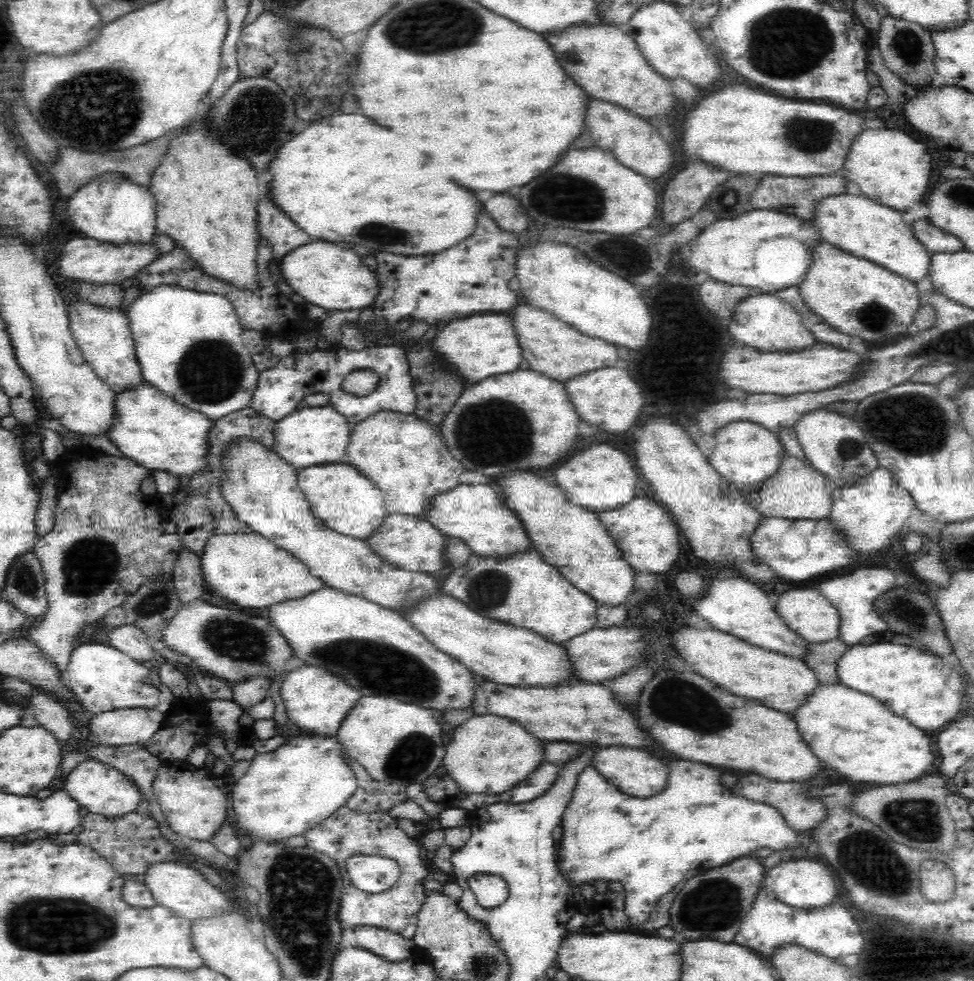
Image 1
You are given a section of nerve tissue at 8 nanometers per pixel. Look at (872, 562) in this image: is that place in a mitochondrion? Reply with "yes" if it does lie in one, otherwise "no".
no

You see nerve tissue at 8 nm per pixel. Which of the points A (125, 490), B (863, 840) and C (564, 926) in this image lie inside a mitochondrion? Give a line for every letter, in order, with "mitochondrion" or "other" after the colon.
A: other
B: mitochondrion
C: other

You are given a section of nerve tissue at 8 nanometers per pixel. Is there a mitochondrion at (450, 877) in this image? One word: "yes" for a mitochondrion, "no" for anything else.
no

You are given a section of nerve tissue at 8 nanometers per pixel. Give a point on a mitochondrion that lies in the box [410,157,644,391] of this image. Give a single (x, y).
(593, 198)

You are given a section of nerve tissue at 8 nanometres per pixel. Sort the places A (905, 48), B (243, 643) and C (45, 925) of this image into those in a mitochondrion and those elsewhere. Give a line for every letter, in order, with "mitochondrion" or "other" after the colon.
A: mitochondrion
B: mitochondrion
C: mitochondrion

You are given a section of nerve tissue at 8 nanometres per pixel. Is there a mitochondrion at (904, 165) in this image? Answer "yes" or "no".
no

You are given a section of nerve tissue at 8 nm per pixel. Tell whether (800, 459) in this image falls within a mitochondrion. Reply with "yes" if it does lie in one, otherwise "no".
no

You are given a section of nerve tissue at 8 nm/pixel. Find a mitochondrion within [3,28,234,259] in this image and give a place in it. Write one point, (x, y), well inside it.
(78, 106)

